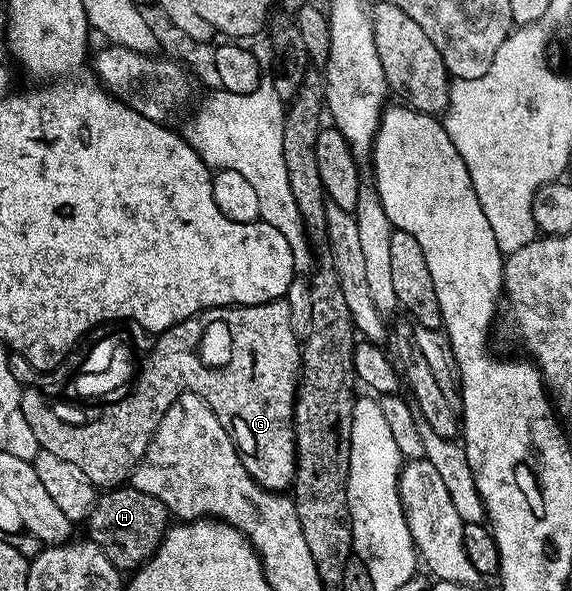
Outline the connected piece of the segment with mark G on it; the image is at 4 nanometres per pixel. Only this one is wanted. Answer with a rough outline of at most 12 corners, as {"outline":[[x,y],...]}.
{"outline":[[284,299],[165,330],[126,397],[72,425],[21,390],[38,446],[96,487],[128,482],[180,393],[243,467],[297,470],[299,335]]}

